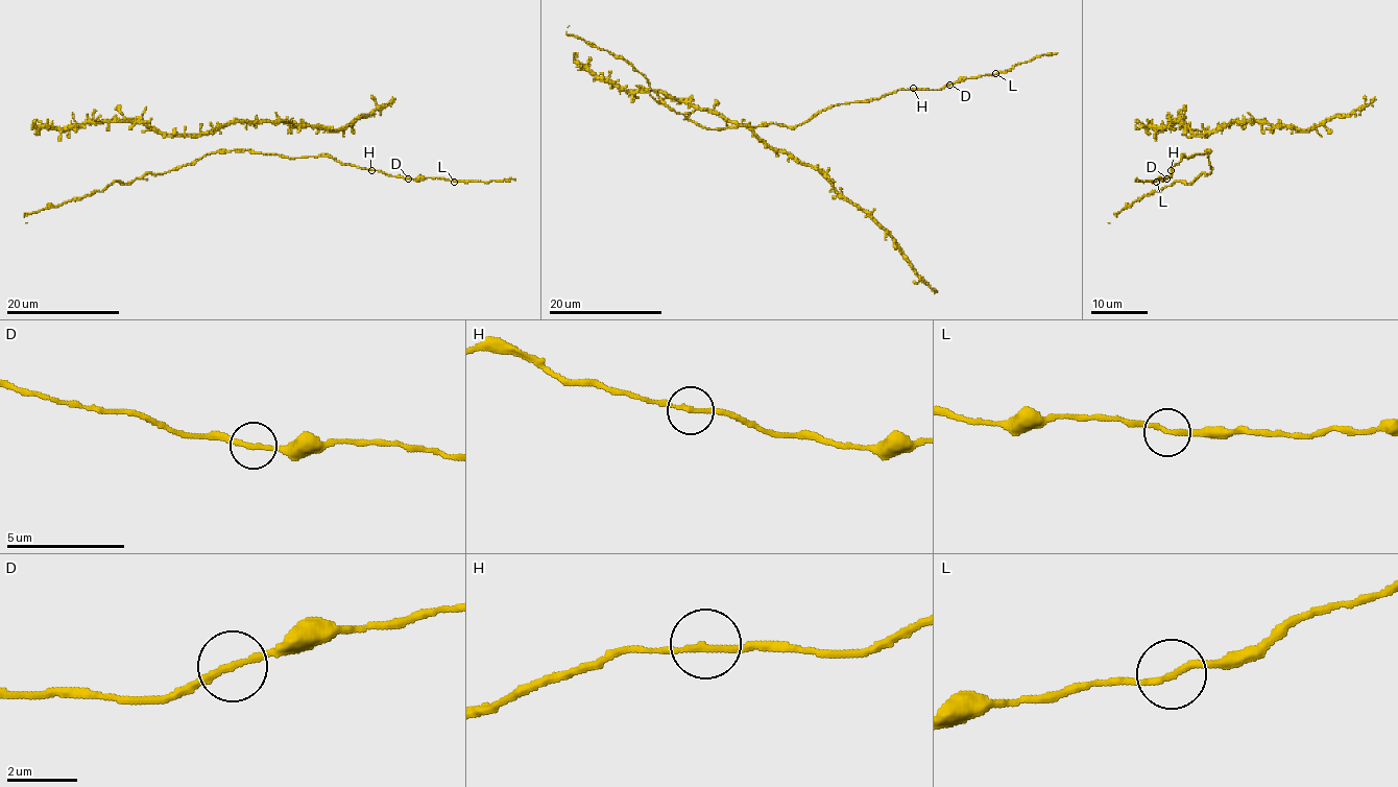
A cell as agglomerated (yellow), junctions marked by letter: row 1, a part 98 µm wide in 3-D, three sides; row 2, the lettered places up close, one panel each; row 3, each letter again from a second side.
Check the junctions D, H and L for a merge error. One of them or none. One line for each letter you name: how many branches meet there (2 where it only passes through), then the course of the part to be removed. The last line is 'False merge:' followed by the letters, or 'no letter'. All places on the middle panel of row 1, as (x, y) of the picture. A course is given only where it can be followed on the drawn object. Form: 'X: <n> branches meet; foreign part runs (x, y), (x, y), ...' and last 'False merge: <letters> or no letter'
False merge: no letter

